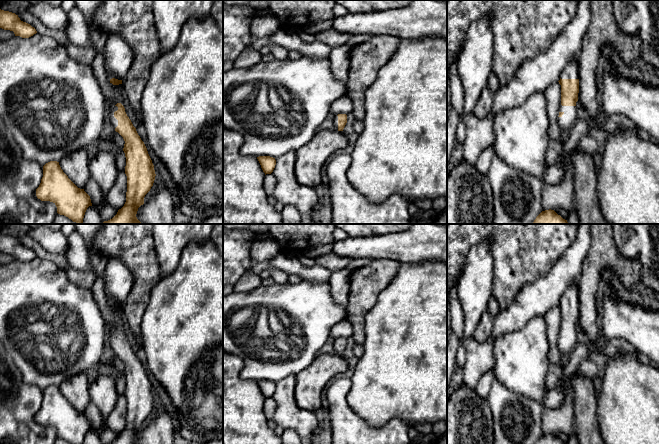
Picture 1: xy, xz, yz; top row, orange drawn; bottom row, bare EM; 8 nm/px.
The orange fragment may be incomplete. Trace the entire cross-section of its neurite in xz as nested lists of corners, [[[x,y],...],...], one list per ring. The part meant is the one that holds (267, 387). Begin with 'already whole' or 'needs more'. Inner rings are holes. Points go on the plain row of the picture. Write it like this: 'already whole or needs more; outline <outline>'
already whole; outline [[[259,380],[257,381],[263,396],[266,398],[271,398],[275,392],[276,384],[270,380]]]

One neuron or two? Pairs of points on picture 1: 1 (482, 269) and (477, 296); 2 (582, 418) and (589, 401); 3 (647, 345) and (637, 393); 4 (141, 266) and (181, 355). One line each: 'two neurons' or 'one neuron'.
1: one neuron
2: one neuron
3: two neurons
4: two neurons

